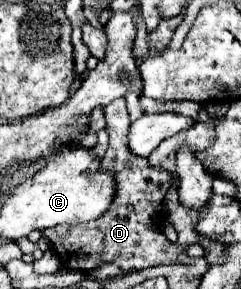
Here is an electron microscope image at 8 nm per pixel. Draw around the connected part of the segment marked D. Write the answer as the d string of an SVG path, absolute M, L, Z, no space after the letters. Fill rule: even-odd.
M116 99L104 107L106 131L110 137L108 151L100 163L100 171L112 173L116 183L116 195L104 215L88 223L76 225L58 225L52 229L44 229L42 237L46 237L54 251L60 255L60 269L76 269L76 271L94 271L102 263L116 263L124 271L140 271L146 267L162 265L162 263L188 263L190 257L184 255L182 247L170 243L160 227L152 227L152 217L162 215L162 201L172 185L172 175L160 167L148 167L146 159L136 157L128 151L126 133L130 127L130 117L126 111L126 101Z

